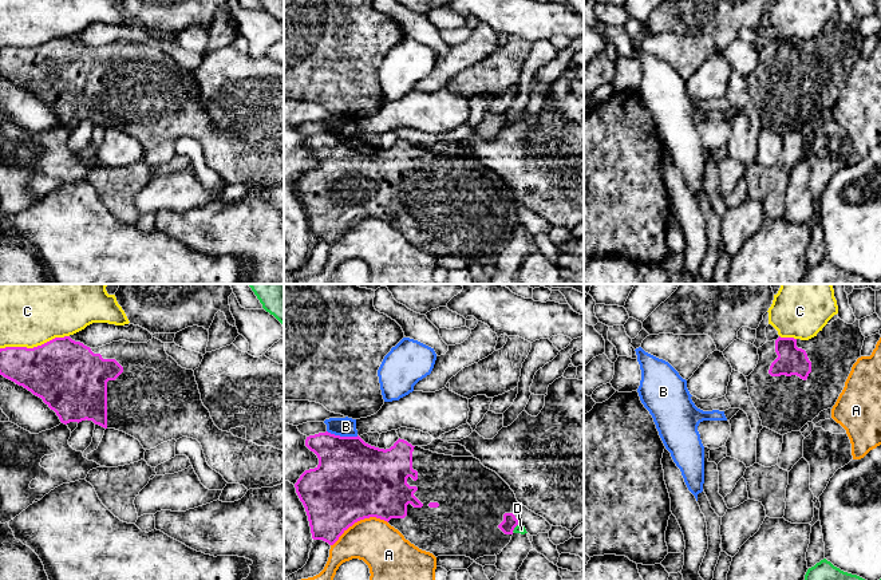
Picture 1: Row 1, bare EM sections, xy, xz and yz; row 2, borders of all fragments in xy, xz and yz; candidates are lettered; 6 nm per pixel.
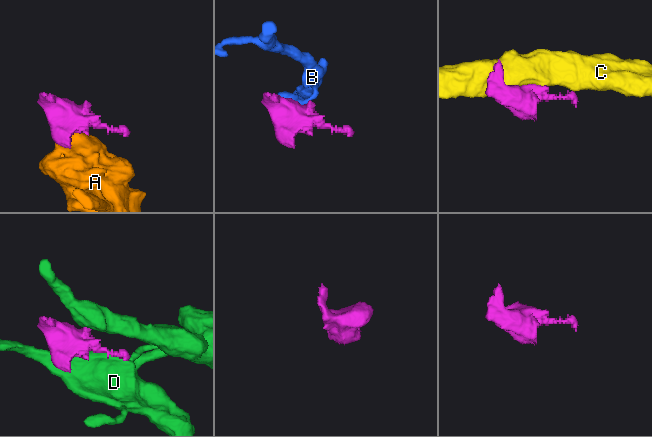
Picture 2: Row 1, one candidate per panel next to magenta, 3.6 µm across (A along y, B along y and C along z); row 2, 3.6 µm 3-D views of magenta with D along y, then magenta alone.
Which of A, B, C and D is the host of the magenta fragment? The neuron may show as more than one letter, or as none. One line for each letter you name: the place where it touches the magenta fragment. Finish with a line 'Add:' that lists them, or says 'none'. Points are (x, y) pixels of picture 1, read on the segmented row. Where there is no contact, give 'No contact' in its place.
Add: none

